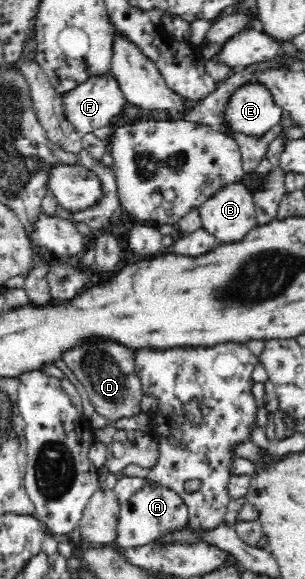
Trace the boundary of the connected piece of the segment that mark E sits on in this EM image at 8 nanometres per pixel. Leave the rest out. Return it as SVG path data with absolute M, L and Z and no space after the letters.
M248 82L241 85L229 97L224 113L228 125L237 133L252 137L266 135L275 125L280 124L286 111L276 105L270 92L259 82Z

